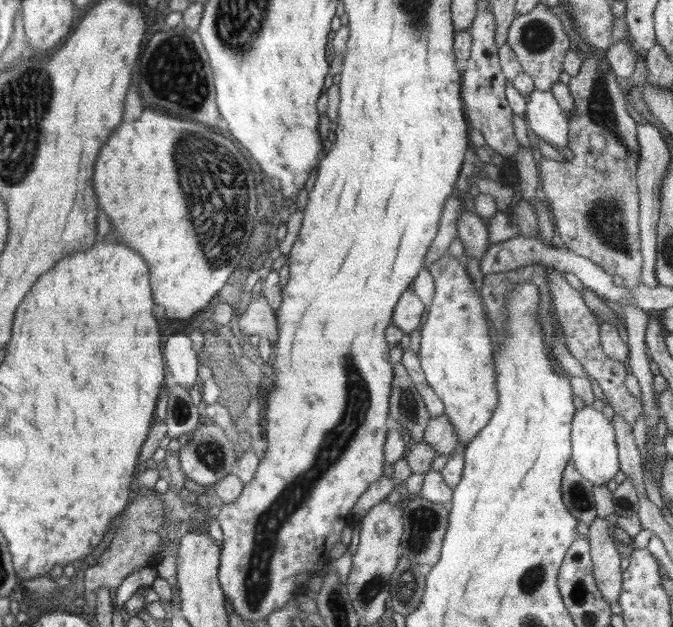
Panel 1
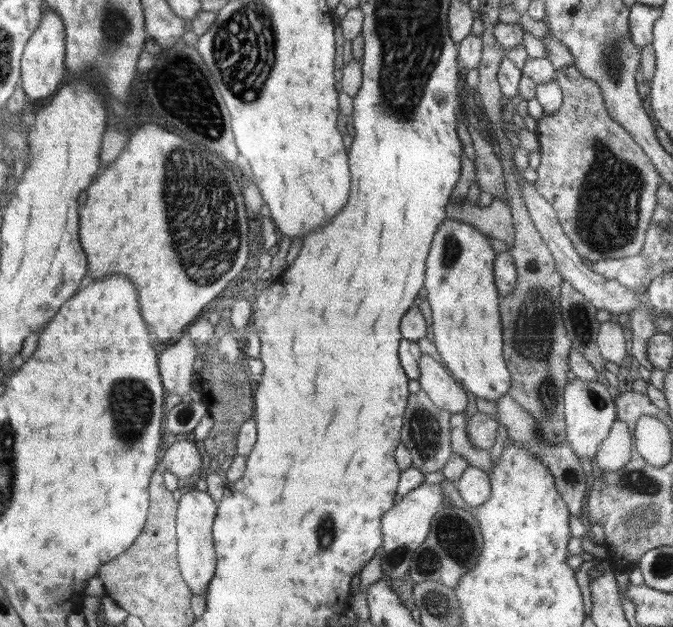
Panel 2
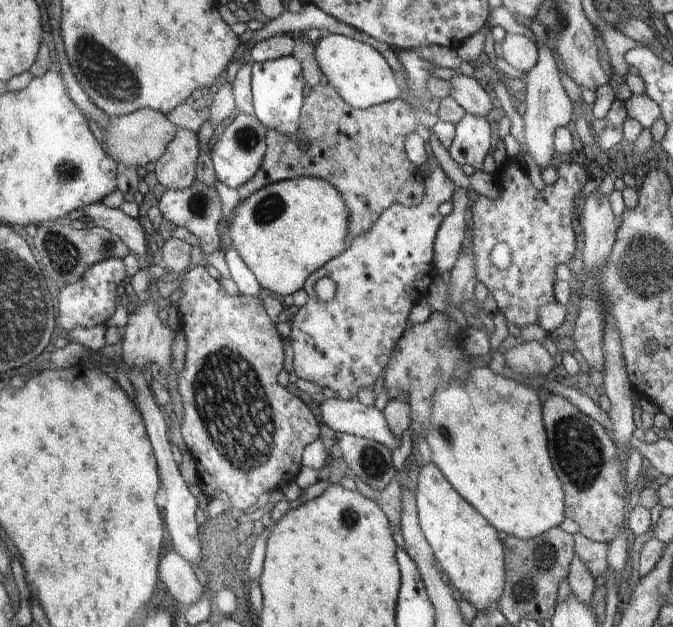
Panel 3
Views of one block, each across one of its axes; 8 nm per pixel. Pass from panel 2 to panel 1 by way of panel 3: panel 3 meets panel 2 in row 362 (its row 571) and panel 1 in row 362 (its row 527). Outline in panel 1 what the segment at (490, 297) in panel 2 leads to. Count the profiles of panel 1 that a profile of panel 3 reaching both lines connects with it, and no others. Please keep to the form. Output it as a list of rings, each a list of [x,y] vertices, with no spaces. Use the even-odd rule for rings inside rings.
[[[446,254],[440,256],[434,264],[430,264],[428,270],[434,278],[435,291],[432,306],[428,310],[426,324],[422,326],[418,358],[420,358],[428,386],[444,402],[444,414],[448,416],[448,420],[456,432],[458,445],[466,446],[488,424],[496,405],[498,405],[494,349],[493,341],[490,338],[490,327],[486,323],[480,294],[468,276],[464,260]]]

